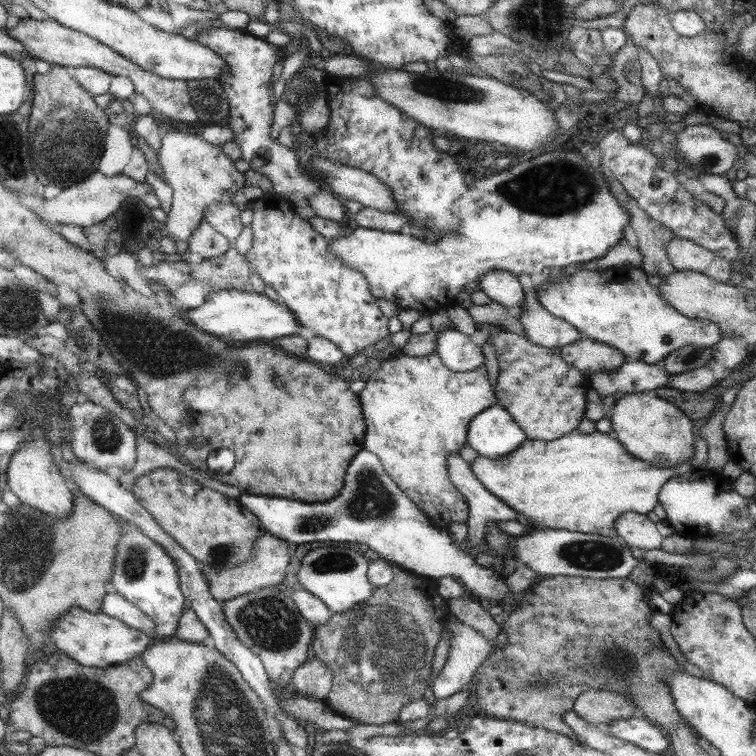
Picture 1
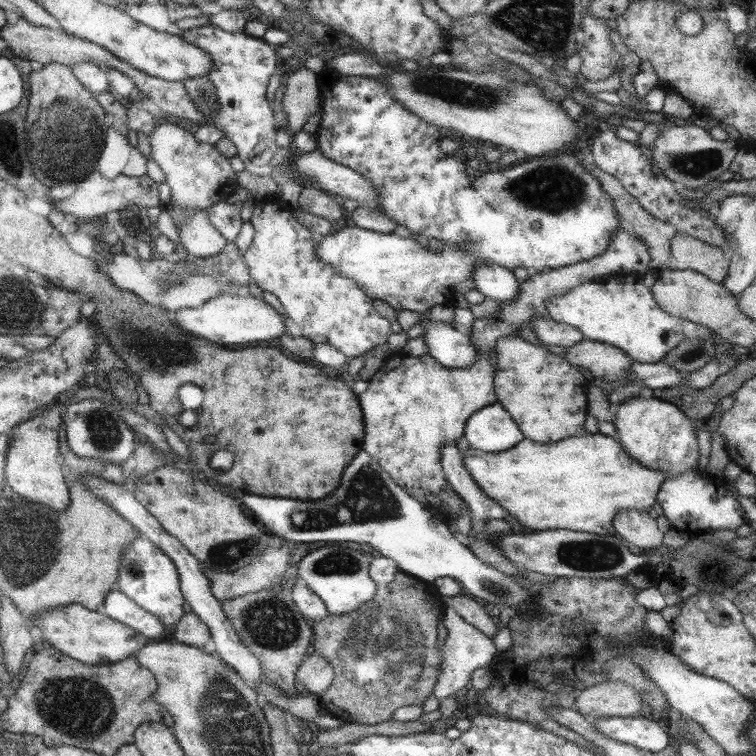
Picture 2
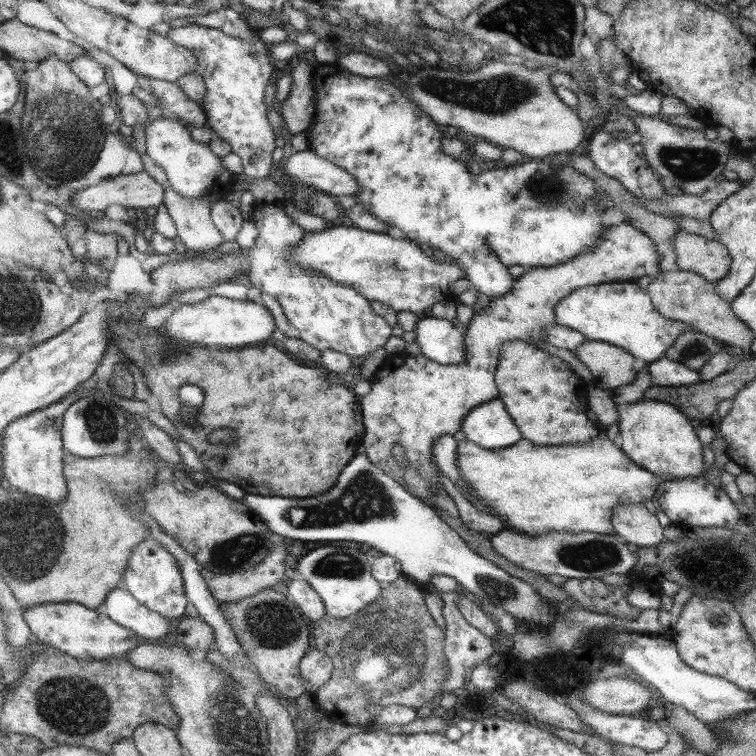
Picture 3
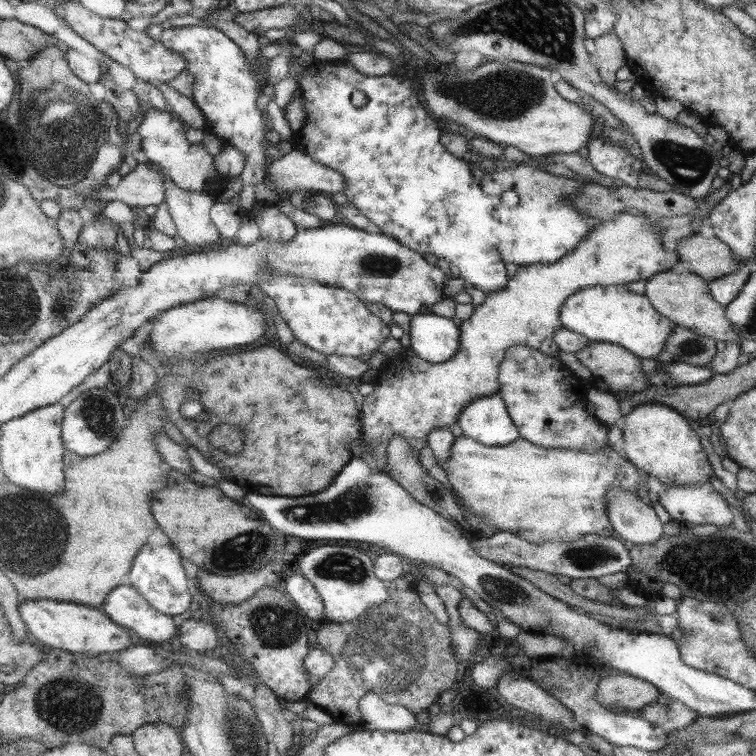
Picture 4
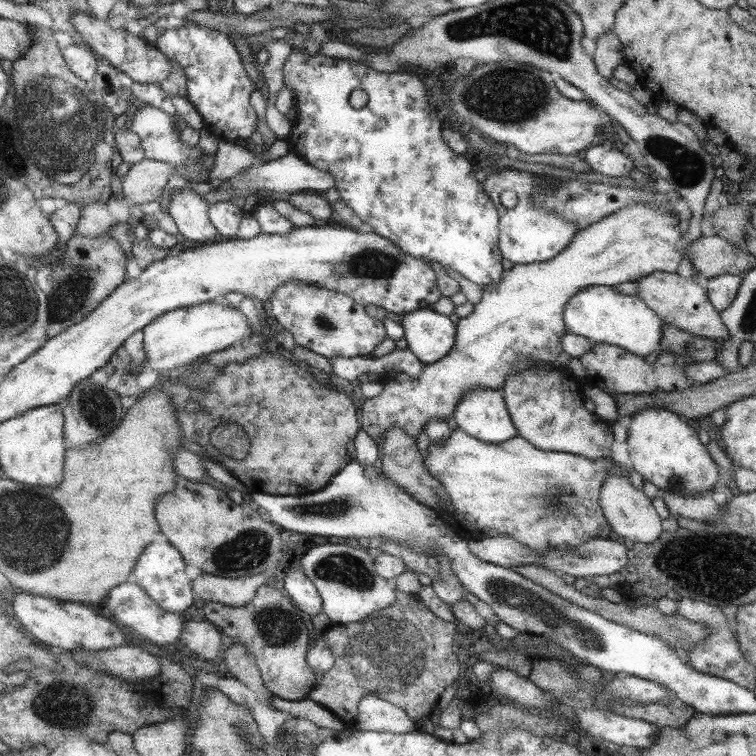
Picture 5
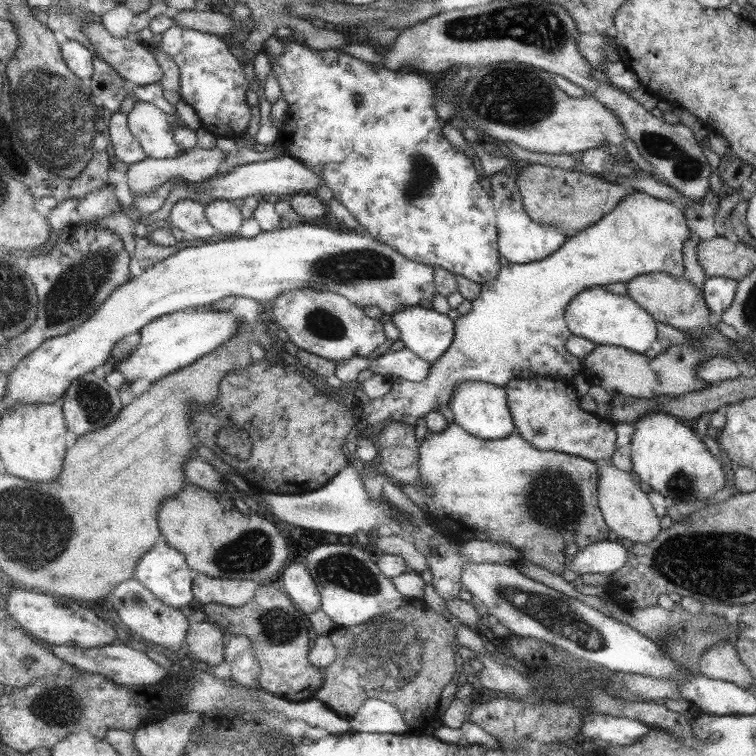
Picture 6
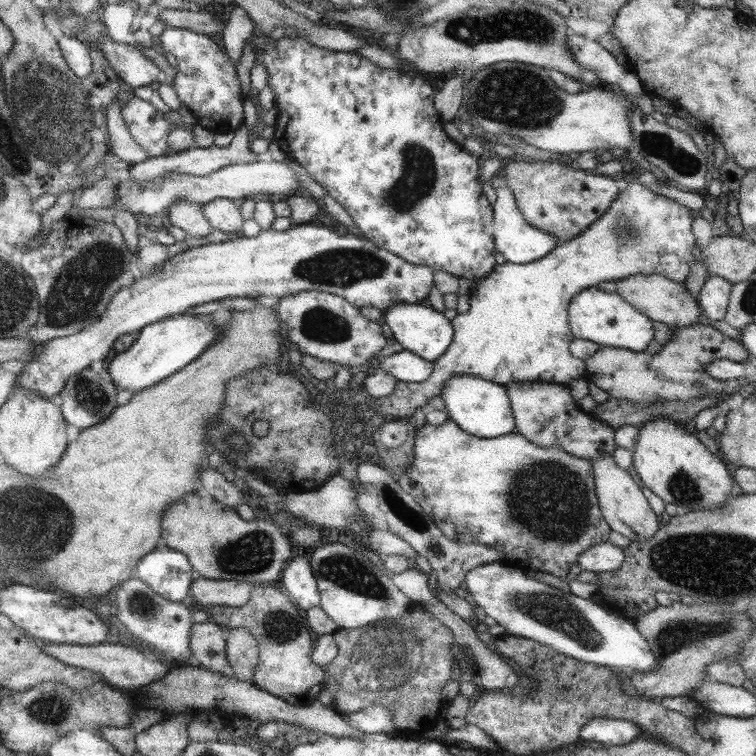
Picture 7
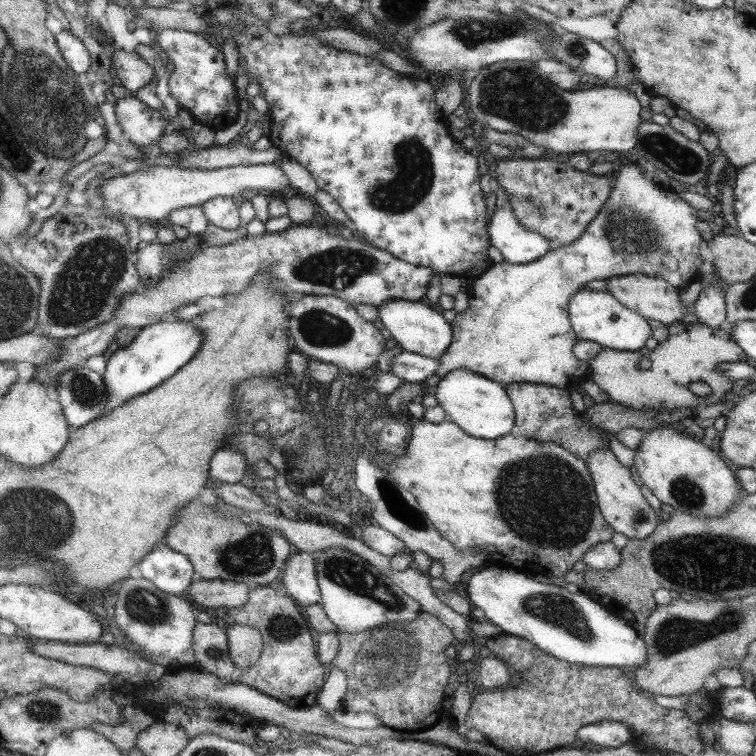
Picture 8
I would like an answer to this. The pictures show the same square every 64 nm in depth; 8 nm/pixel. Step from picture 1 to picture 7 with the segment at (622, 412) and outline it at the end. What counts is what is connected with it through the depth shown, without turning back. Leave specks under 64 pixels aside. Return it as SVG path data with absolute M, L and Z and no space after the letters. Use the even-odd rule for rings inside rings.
M657 419L649 421L639 426L635 444L631 448L632 465L631 467L645 488L649 488L657 498L661 498L664 503L674 504L675 506L685 506L688 511L711 510L716 506L721 506L728 500L733 480L731 474L727 472L725 464L717 460L711 452L705 450L705 446L691 434L685 434L681 428L675 428L669 419Z

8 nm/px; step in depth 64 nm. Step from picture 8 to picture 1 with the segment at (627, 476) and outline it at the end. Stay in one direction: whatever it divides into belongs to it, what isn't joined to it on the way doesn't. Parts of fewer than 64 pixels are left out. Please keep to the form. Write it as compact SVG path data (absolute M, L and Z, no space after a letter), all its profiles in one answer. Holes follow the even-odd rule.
M627 511L615 519L615 530L618 530L618 539L629 547L641 548L643 552L661 546L662 537L647 515Z

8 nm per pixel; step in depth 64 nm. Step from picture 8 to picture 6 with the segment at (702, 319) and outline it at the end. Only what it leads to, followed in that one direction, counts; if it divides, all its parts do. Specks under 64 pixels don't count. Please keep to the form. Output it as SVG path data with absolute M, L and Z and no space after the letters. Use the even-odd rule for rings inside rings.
M724 277L705 278L701 292L712 318L717 319L729 308L735 288L737 288L737 283L733 279Z

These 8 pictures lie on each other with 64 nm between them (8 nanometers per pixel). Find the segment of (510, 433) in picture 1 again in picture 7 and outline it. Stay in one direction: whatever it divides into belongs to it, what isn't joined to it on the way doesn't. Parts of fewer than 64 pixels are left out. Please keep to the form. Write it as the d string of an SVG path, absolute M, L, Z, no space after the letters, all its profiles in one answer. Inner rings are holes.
M453 375L447 378L445 384L443 384L440 398L443 400L445 410L448 412L448 420L457 423L459 429L467 434L475 435L477 438L495 438L509 434L515 428L510 397L505 386L499 386L497 383L489 382L487 379L475 375Z

